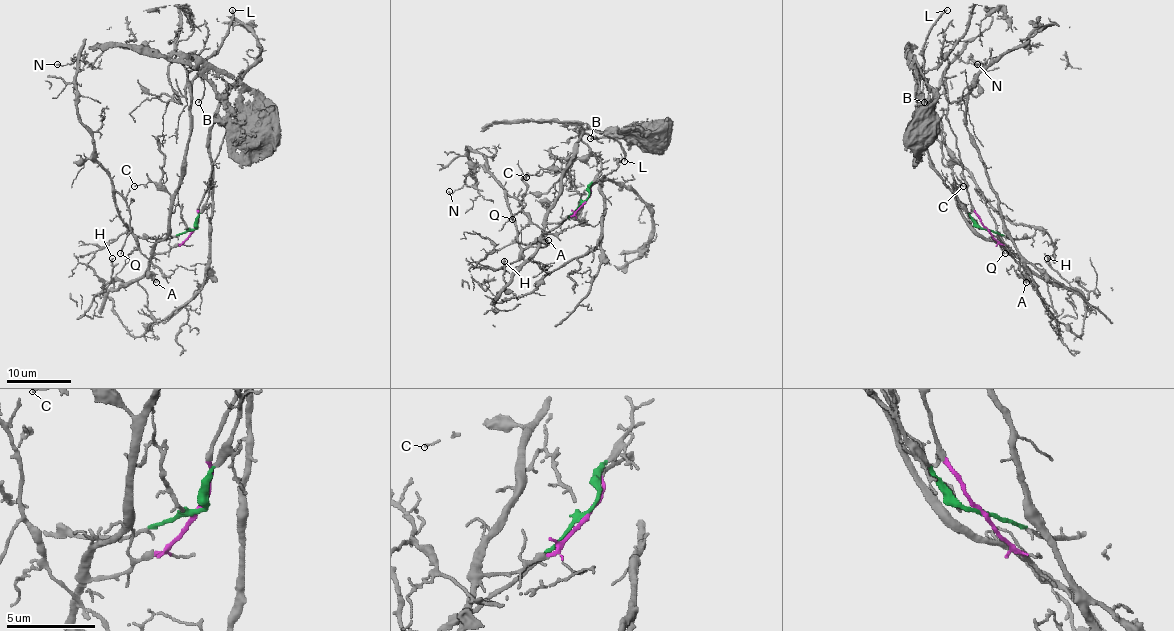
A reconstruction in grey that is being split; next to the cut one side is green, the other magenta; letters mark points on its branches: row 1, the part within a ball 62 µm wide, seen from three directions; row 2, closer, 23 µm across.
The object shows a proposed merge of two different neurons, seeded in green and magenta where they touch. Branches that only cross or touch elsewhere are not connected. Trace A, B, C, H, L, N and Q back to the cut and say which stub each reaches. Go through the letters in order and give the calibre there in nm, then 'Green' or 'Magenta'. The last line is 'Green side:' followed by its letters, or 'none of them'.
A: Thickness 110 nm. Magenta
B: Thickness 110 nm. Magenta
C: Thickness 80 nm. Magenta
H: Thickness 90 nm. Magenta
L: Thickness 200 nm. Magenta
N: Thickness 130 nm. Green
Q: Thickness 160 nm. Green
Green side: N, Q

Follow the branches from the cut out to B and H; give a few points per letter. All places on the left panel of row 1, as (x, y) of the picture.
B: (193, 230), (179, 246), (156, 254), (190, 136), (190, 83), (199, 77), (204, 94), (198, 103)
H: (193, 230), (179, 246), (154, 255), (140, 276), (116, 289), (111, 279), (113, 258)

